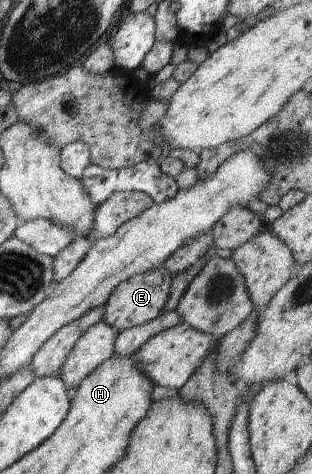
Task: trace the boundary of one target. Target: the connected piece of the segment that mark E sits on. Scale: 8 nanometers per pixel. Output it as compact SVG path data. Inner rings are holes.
M161 266L161 268L132 276L120 282L105 304L102 320L114 329L117 329L118 332L155 320L165 308L170 295L172 278L172 274L165 267Z

